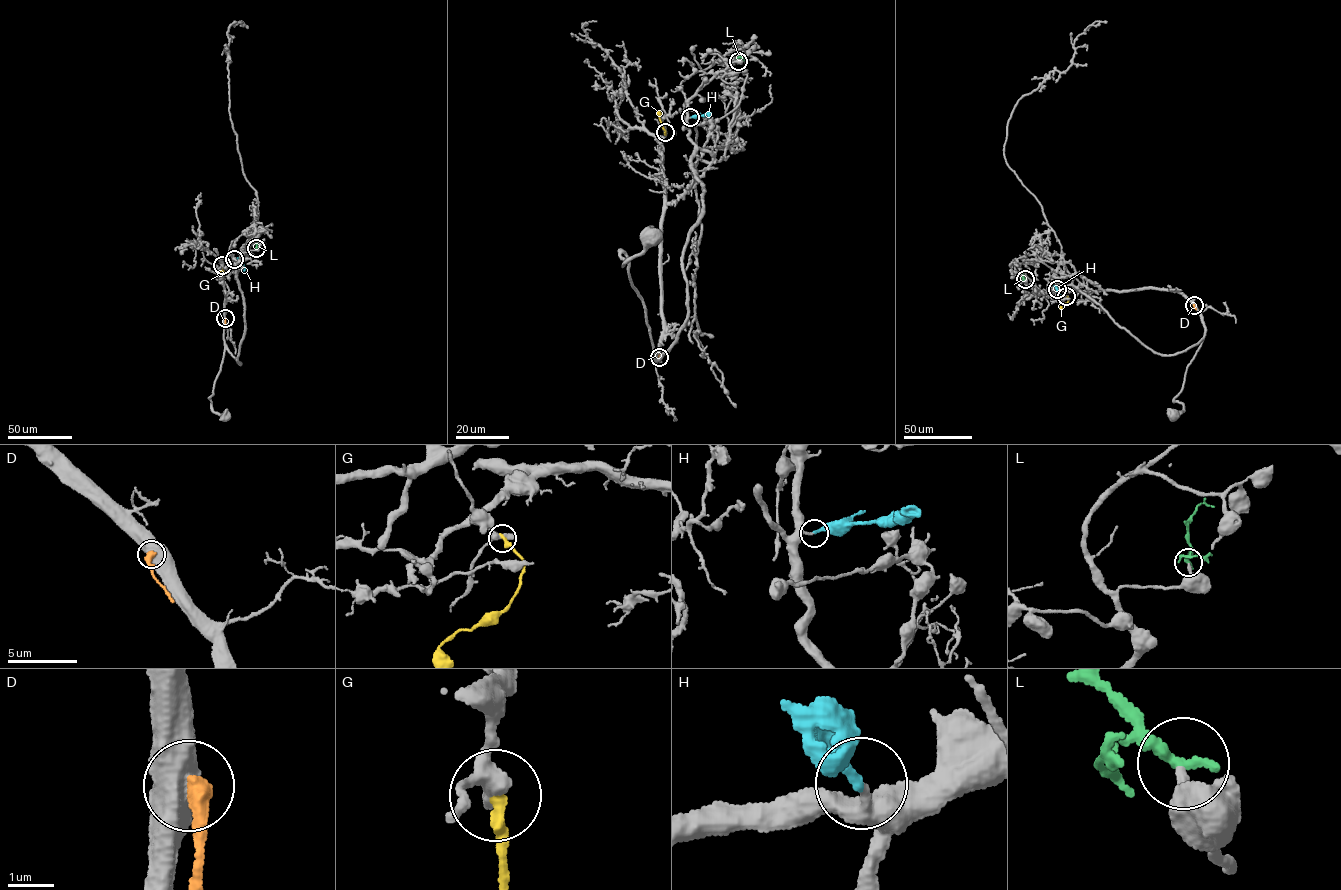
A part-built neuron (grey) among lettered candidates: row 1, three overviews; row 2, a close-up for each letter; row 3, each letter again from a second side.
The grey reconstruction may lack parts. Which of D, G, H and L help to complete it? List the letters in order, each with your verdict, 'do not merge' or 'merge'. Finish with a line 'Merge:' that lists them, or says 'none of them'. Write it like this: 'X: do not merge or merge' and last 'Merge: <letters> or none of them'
D: do not merge
G: do not merge
H: merge
L: do not merge
Merge: H

